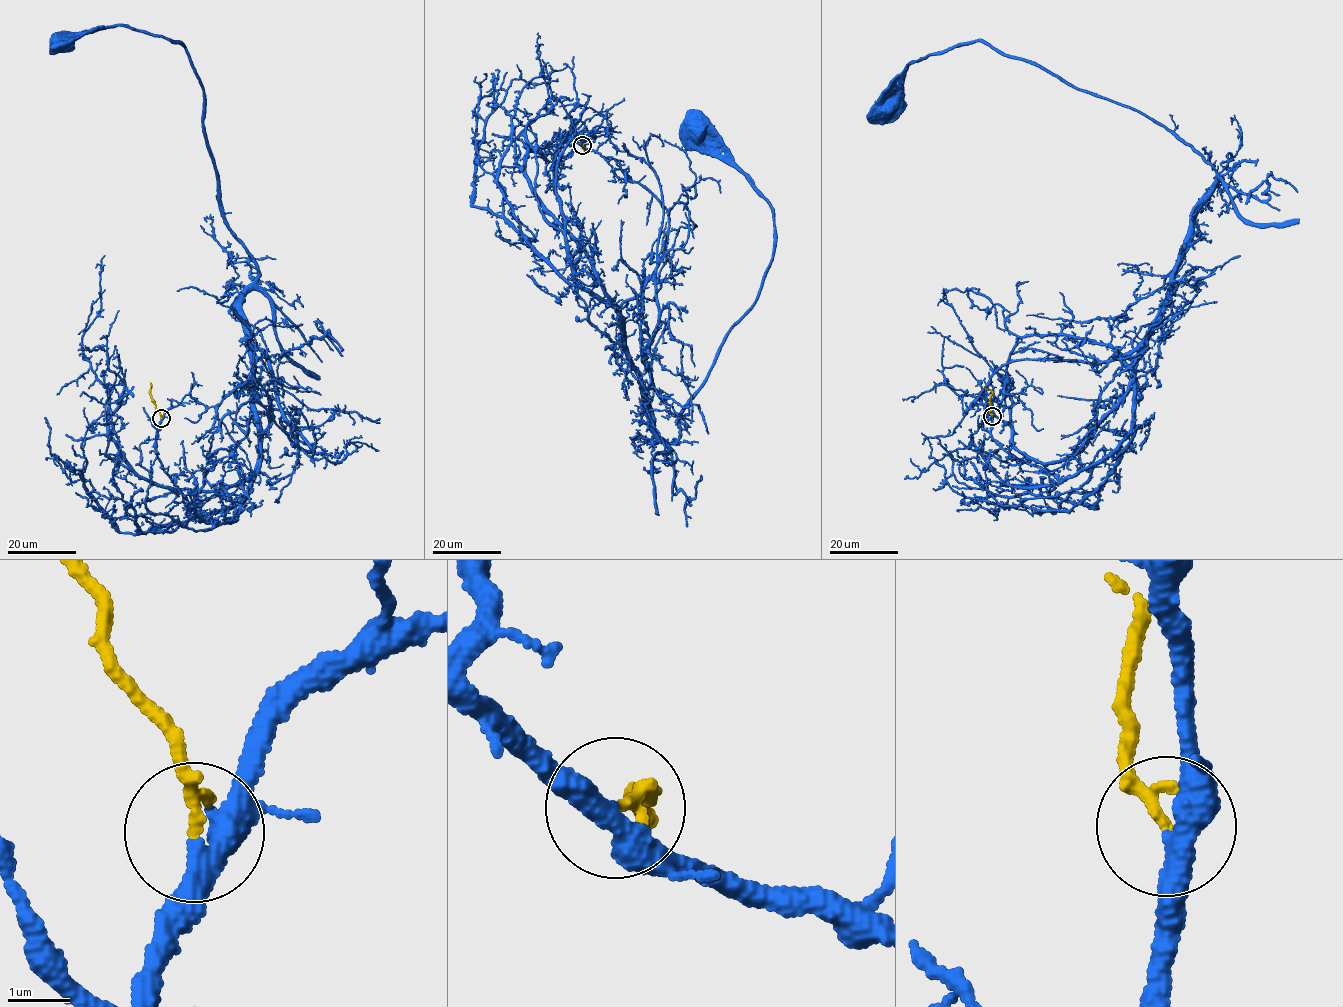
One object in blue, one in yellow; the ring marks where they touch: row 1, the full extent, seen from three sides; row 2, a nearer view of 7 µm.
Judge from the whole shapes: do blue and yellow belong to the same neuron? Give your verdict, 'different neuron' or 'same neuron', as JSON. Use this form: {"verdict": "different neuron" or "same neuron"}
{"verdict": "same neuron"}

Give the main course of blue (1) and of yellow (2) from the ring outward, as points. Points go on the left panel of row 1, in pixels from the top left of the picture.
1: (160, 418), (163, 470), (233, 523), (258, 272), (185, 47), (58, 43)
2: (160, 418), (151, 398), (150, 383)

